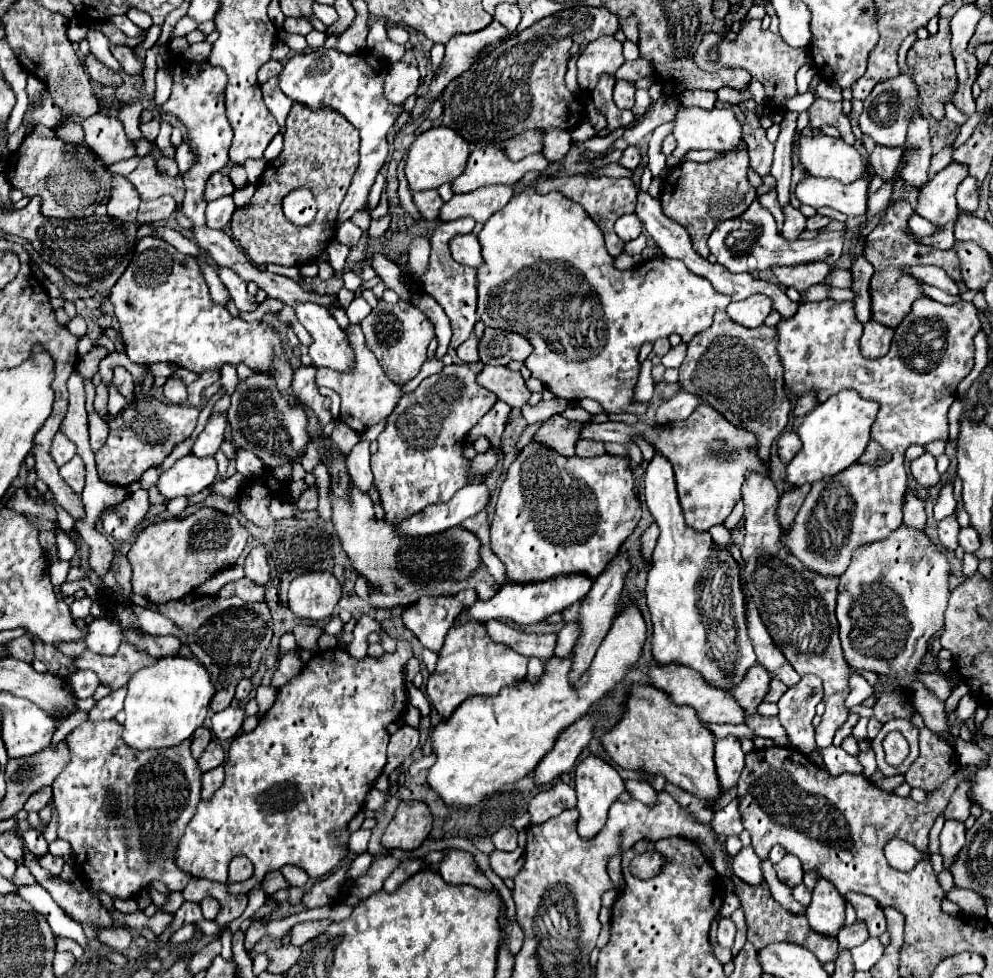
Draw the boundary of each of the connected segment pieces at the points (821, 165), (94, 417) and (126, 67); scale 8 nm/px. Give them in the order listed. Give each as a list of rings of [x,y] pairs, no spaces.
[[[814,134],[812,138],[802,136],[798,152],[800,164],[812,176],[836,178],[842,184],[852,184],[858,178],[866,178],[870,174],[868,162],[864,162],[860,152],[842,138],[824,134]]]
[[[84,380],[86,392],[86,411],[89,423],[89,441],[91,449],[96,453],[106,442],[109,435],[109,427],[107,423],[94,410],[93,402],[96,394],[96,387],[92,380]]]
[[[112,44],[110,48],[112,48],[112,56],[116,56],[116,60],[120,62],[122,70],[128,76],[140,76],[142,60],[136,56],[134,48],[130,48],[130,46],[116,46],[116,44]]]

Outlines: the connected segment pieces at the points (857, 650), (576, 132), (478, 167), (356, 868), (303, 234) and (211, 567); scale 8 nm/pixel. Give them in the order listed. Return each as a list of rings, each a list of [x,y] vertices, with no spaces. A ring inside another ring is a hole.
[[[898,528],[888,538],[858,548],[852,564],[840,576],[836,616],[846,662],[854,670],[872,670],[898,678],[898,684],[914,694],[914,704],[924,724],[950,742],[950,726],[944,702],[934,698],[914,674],[926,654],[932,634],[944,628],[944,612],[950,596],[950,562],[922,530]]]
[[[583,120],[578,126],[569,130],[572,140],[574,141],[586,141],[597,135],[594,128],[587,120]]]
[[[478,146],[472,150],[464,174],[452,182],[452,188],[456,194],[462,194],[488,184],[512,186],[528,172],[544,172],[548,164],[550,162],[542,154],[532,154],[520,162],[512,162],[502,148]]]
[[[365,852],[353,860],[348,872],[350,879],[356,880],[356,878],[364,876],[370,869],[373,859],[369,853]]]
[[[292,104],[288,118],[286,118],[286,130],[284,130],[284,148],[278,158],[266,164],[258,184],[256,192],[248,206],[236,208],[232,218],[232,234],[248,254],[248,258],[254,264],[282,264],[282,266],[304,266],[310,262],[316,262],[320,254],[328,248],[328,240],[336,236],[338,228],[338,208],[348,192],[348,186],[352,182],[352,176],[358,168],[358,130],[352,128],[344,116],[332,112],[332,108],[320,108],[320,112],[312,112],[312,108],[304,108],[304,104]],[[296,188],[308,188],[318,204],[316,218],[308,226],[294,226],[282,212],[282,200],[290,190]]]
[[[200,508],[186,518],[170,518],[152,524],[136,534],[128,560],[132,564],[132,590],[148,596],[152,602],[180,600],[194,592],[216,572],[236,566],[248,540],[248,530],[234,514],[222,514],[214,508]]]

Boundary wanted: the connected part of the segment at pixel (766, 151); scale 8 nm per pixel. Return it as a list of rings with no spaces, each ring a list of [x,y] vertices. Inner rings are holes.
[[[754,110],[746,112],[748,122],[742,126],[744,132],[744,140],[748,142],[748,154],[750,154],[750,166],[760,174],[768,174],[770,164],[772,164],[772,152],[774,152],[774,144],[770,144],[766,140],[766,130],[762,130],[758,126],[758,118],[754,114]]]

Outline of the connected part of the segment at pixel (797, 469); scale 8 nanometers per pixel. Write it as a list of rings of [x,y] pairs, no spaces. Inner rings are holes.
[[[840,390],[838,394],[830,396],[826,402],[818,404],[798,428],[798,436],[802,440],[802,450],[796,458],[786,466],[788,468],[788,482],[792,486],[802,486],[806,482],[822,480],[824,476],[834,476],[854,464],[866,444],[870,442],[870,428],[876,420],[878,404],[872,400],[862,398],[858,392]]]

